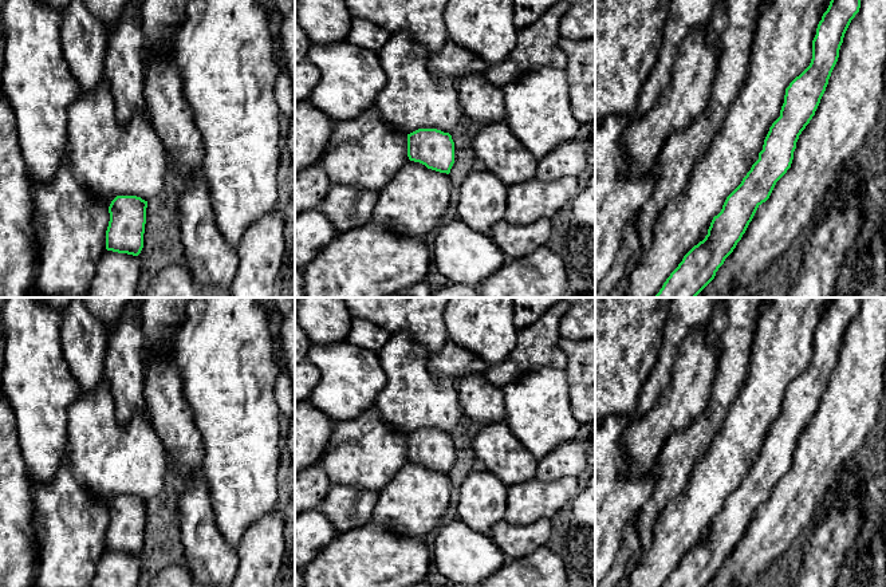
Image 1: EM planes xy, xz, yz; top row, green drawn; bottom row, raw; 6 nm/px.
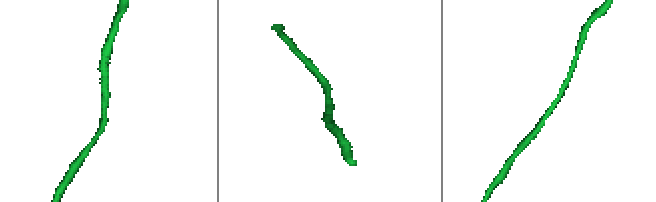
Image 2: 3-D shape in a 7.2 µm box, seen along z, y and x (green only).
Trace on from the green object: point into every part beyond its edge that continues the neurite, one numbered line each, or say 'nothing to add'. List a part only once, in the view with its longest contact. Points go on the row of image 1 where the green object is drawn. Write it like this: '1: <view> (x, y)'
1: yz (782, 50)

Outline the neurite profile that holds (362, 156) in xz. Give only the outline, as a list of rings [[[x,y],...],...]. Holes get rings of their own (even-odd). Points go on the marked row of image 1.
[[[375,106],[366,109],[351,122],[336,122],[327,147],[318,161],[331,182],[320,212],[338,233],[369,224],[373,220],[379,190],[407,161],[407,134],[385,123]]]

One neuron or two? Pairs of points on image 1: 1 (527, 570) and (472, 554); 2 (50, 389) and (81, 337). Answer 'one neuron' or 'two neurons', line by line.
1: one neuron
2: two neurons

